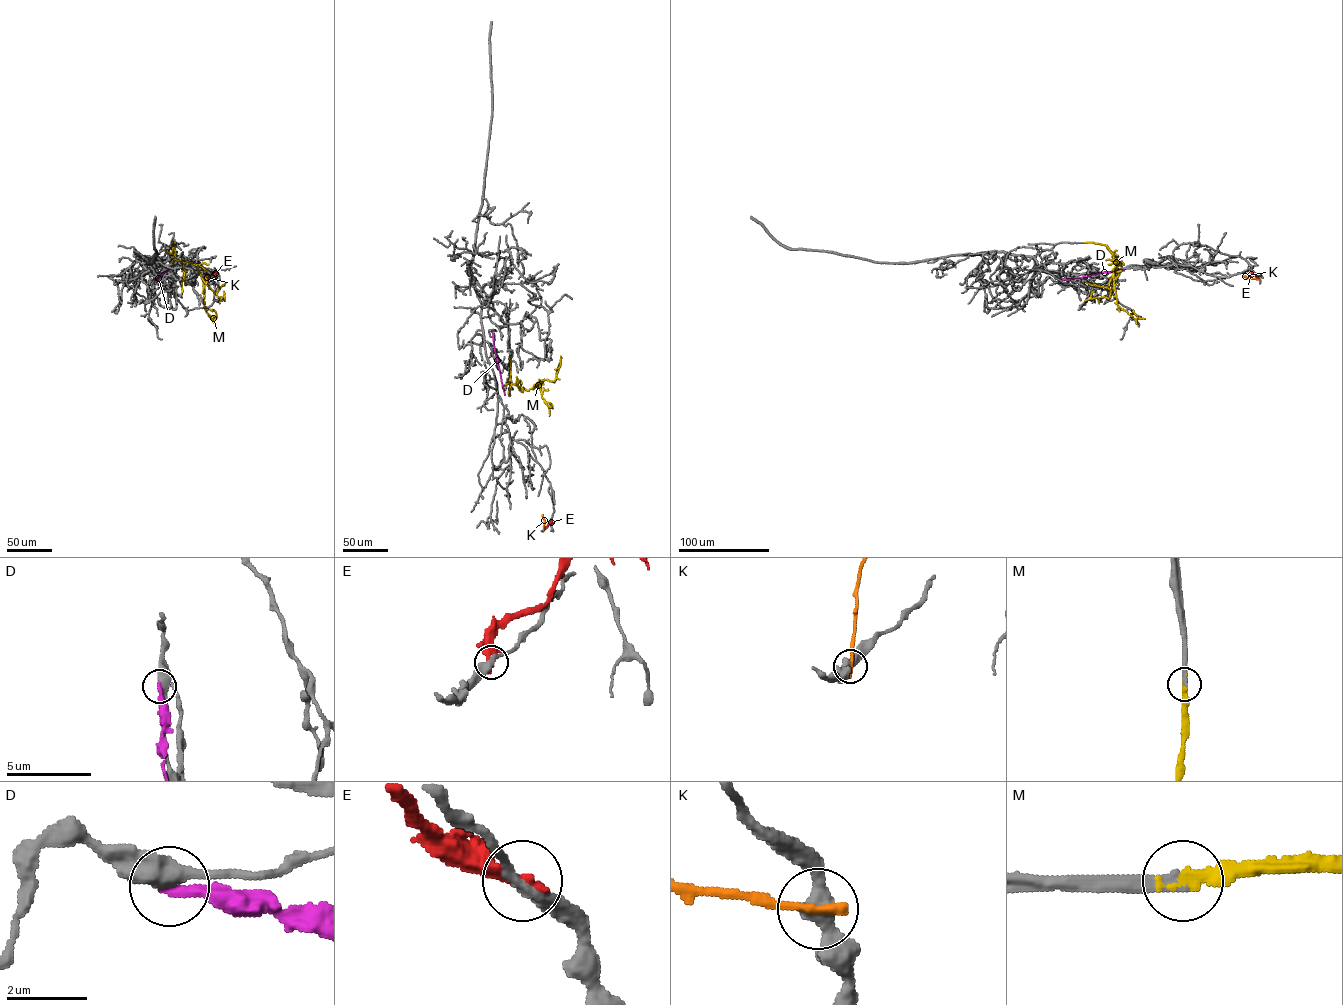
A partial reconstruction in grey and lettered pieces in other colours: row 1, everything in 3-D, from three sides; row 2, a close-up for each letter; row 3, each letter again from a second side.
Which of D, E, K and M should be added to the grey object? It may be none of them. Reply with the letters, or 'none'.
M

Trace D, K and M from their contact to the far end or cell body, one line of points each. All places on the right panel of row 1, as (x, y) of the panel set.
D: (1062, 279), (1124, 270)
K: (1259, 279), (1243, 276)
M: (1085, 243), (1108, 247), (1113, 260), (1119, 264), (1113, 272), (1116, 304), (1136, 322), (1137, 316), (1132, 309)

